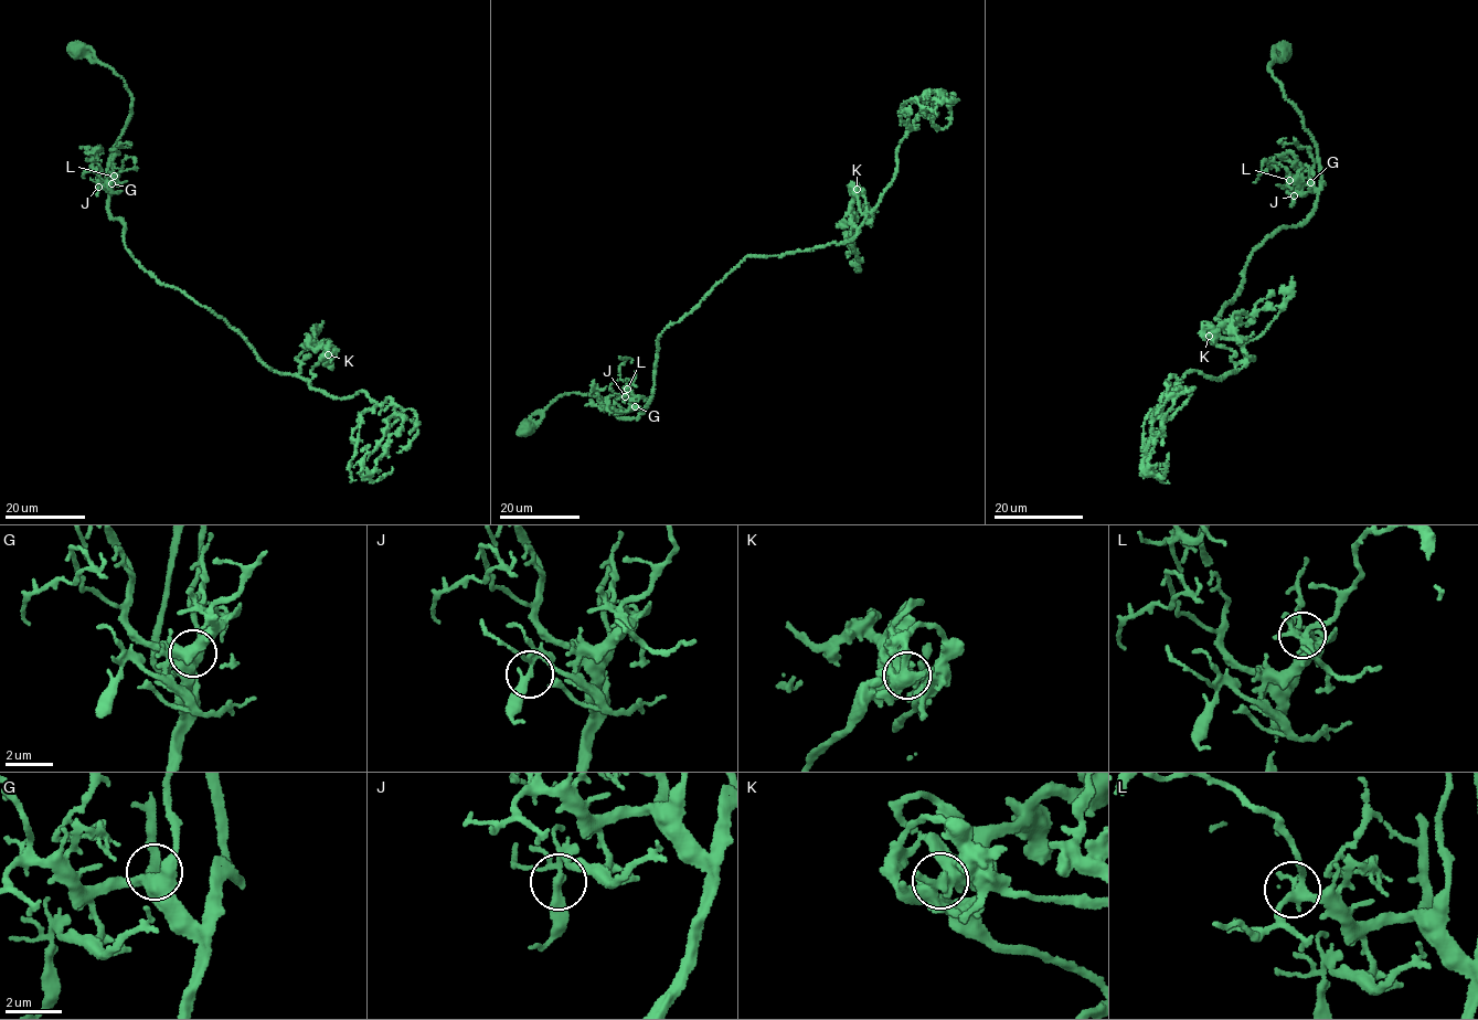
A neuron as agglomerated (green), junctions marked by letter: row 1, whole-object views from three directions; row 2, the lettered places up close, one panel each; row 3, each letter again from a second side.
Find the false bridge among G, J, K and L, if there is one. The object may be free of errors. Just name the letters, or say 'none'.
none

